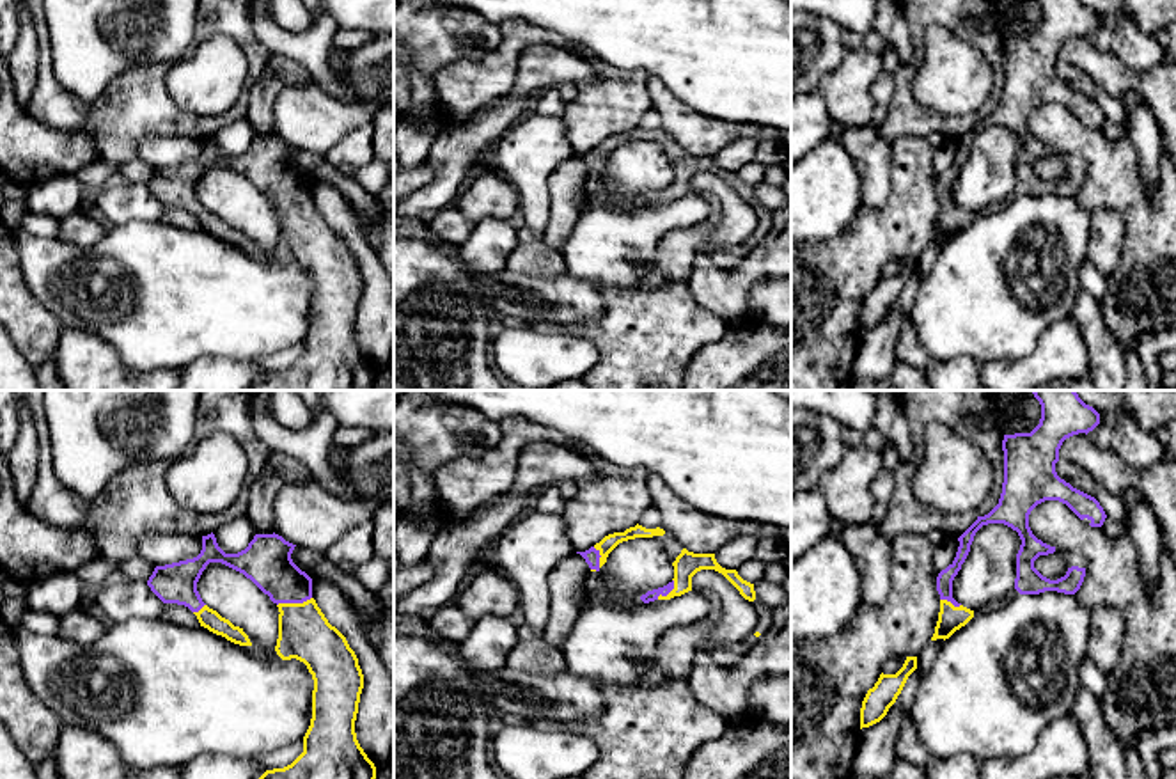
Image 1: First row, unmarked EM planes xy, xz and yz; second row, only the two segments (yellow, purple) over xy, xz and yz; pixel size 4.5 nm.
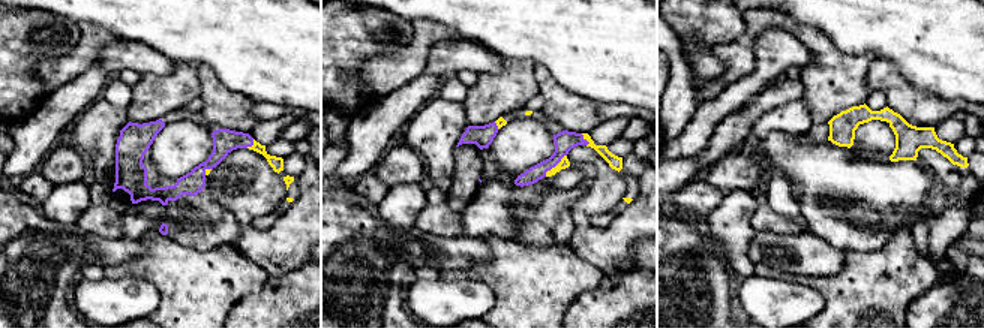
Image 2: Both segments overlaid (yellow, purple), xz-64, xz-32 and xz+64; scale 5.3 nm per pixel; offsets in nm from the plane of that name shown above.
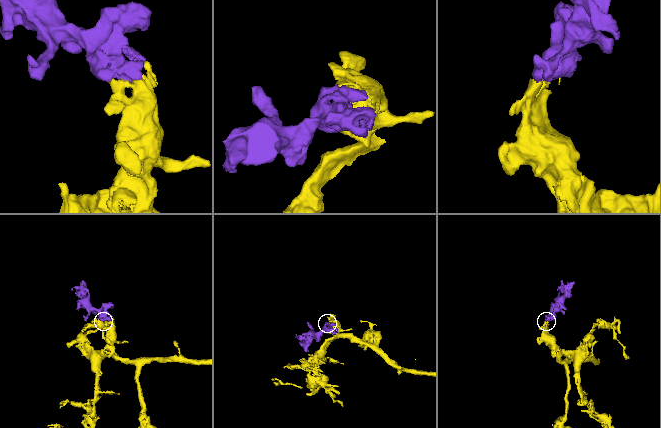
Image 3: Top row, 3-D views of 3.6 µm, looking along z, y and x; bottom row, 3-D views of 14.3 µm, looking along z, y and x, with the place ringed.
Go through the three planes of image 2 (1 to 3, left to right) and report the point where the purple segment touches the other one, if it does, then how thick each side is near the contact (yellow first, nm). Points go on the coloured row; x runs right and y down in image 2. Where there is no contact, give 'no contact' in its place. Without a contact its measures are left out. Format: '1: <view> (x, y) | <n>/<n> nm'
1: xz-64 (252, 146) | 70/130 nm
2: xz-32 (555, 166) | 50/110 nm
3: no contact

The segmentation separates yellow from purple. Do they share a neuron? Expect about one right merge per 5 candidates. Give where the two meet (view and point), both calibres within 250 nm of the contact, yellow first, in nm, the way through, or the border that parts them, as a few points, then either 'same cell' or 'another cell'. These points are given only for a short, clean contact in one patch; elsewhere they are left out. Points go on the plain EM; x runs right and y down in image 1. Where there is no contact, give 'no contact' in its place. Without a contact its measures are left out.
contact xy (293, 206); calibres 240 and 220 nm; same cell

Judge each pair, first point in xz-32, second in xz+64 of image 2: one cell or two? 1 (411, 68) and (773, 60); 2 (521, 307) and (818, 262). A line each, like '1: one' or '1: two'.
1: two
2: two

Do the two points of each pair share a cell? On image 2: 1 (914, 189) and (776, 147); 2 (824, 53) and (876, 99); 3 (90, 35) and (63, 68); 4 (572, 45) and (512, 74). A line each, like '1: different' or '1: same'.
1: same
2: different
3: same
4: different

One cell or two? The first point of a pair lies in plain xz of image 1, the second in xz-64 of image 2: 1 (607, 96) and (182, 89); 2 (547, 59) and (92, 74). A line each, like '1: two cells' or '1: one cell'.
1: one cell
2: two cells

